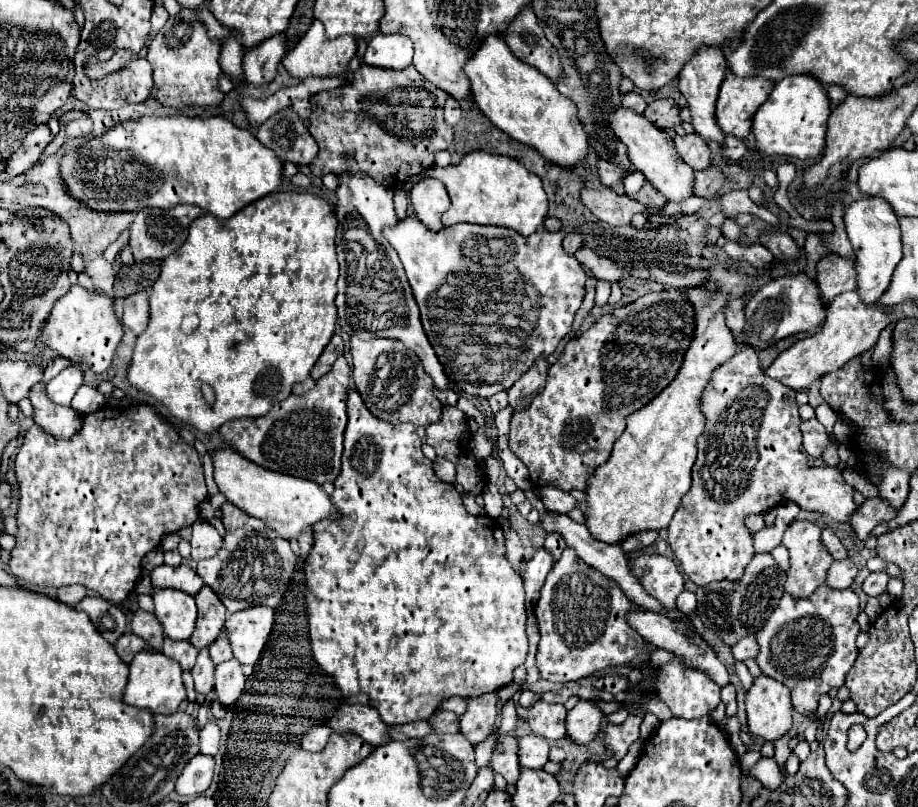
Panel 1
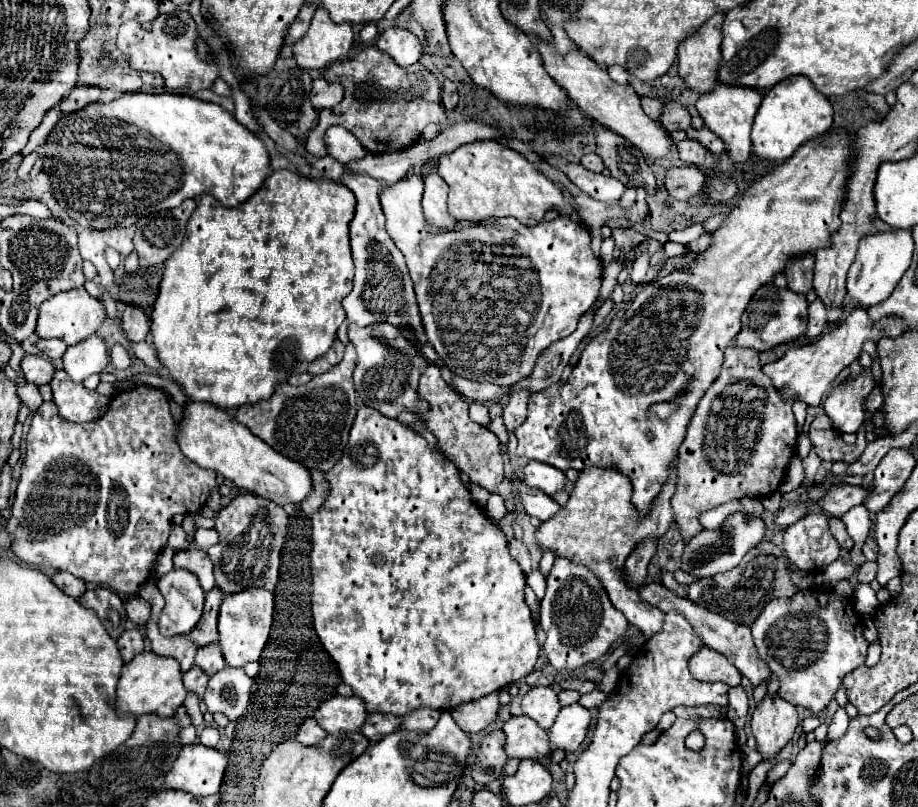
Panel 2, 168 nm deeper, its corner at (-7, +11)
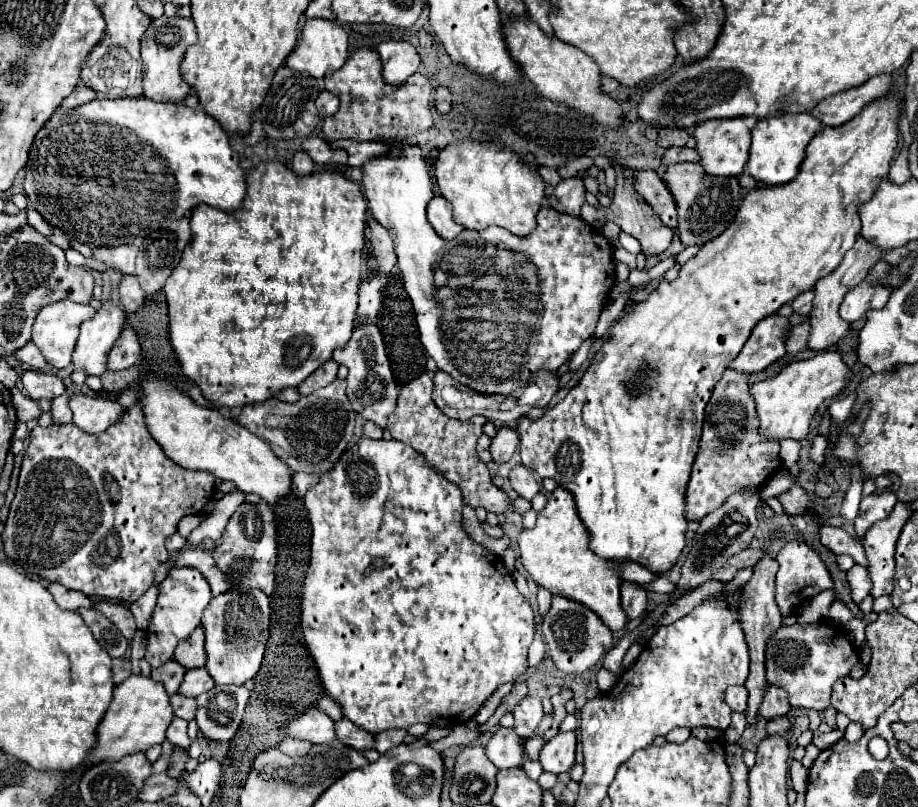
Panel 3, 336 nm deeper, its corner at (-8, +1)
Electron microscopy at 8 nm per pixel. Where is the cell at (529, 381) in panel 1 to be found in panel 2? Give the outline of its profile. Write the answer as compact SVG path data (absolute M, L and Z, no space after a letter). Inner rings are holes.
M515 388L511 390L505 410L503 410L503 420L507 426L507 432L513 432L527 416L527 402L531 398L531 390L529 388Z

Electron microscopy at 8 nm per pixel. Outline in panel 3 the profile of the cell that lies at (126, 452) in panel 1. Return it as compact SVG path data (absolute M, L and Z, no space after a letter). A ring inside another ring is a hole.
M138 404L130 406L124 414L124 418L116 424L110 426L106 432L100 434L88 434L84 430L80 430L76 424L52 424L48 428L36 426L30 434L30 444L26 448L24 460L22 460L22 470L20 470L20 478L18 478L18 490L16 496L12 500L10 506L10 514L6 520L6 528L2 532L2 540L4 540L4 554L10 558L10 562L24 572L30 578L46 578L50 582L60 582L70 590L78 590L90 598L106 598L106 600L118 600L122 604L132 604L134 600L138 600L150 586L152 586L152 578L154 578L154 570L166 562L168 558L168 550L164 548L164 540L176 532L178 520L188 516L188 514L198 514L208 500L214 494L214 476L208 472L194 472L194 470L186 470L180 468L178 464L174 464L158 446L158 442L148 434L146 424L144 424L144 416Z

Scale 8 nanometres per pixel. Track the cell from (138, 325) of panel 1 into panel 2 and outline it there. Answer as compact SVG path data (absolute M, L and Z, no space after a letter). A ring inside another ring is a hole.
M125 304L121 318L123 318L123 330L129 340L133 340L133 342L145 340L145 336L149 332L149 316L141 306Z

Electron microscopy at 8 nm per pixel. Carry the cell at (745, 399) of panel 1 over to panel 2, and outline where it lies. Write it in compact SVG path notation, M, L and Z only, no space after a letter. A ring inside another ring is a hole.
M741 346L725 350L721 374L699 400L687 426L687 438L679 448L679 480L671 506L685 544L703 532L699 524L703 512L745 496L769 496L781 486L791 460L797 456L793 402L763 374L759 352Z

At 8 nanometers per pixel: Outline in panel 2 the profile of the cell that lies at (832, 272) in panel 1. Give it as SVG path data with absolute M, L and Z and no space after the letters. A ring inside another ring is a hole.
M817 298L815 302L811 302L811 324L805 332L807 338L819 338L825 330L827 330L827 306L823 304L821 298Z

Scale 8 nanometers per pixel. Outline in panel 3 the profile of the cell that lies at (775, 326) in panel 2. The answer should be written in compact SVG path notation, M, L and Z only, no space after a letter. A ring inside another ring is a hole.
M772 314L758 322L742 352L730 362L730 368L742 374L762 372L766 366L786 354L784 334L788 332L788 328L788 320L778 314Z

